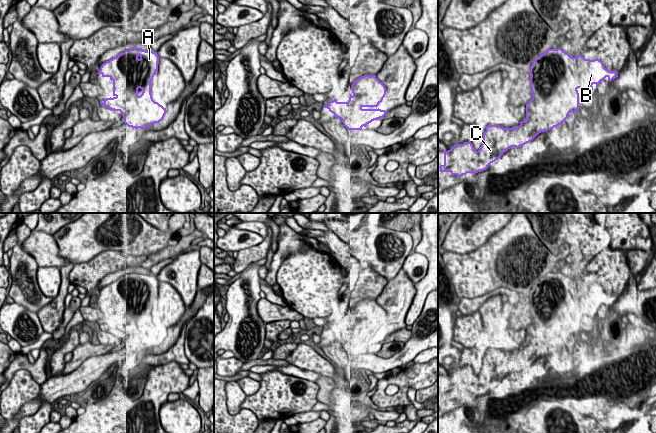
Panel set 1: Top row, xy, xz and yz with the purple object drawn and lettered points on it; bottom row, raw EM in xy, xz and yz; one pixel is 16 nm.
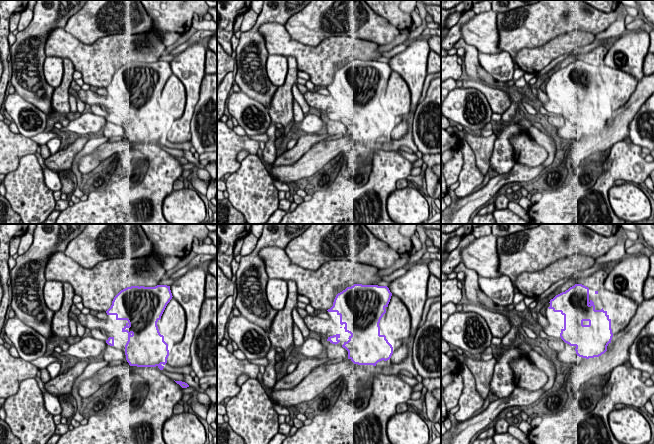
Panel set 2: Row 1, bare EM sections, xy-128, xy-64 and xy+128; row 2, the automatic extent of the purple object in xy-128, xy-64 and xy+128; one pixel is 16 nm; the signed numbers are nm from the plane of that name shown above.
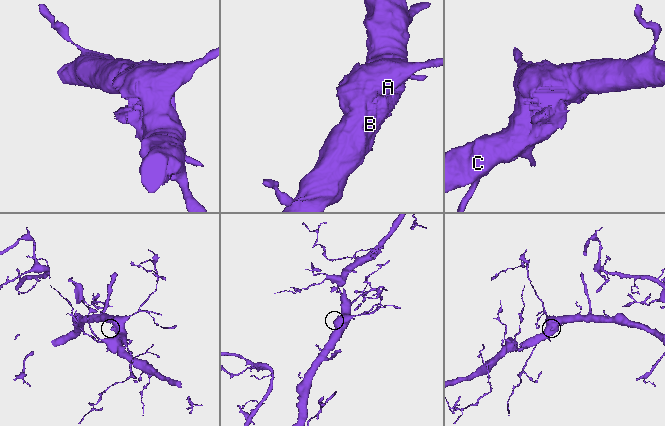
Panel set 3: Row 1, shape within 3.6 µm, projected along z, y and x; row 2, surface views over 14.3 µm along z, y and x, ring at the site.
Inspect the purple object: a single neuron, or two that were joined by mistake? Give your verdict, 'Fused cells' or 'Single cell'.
Single cell

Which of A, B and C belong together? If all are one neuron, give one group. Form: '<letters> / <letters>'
A B C

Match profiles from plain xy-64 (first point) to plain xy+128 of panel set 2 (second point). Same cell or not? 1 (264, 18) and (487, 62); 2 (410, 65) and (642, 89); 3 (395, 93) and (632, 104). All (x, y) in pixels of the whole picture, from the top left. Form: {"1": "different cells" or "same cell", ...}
{"1": "different cells", "2": "different cells", "3": "different cells"}

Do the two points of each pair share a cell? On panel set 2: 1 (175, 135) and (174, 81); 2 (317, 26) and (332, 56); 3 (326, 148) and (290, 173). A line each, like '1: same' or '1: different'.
1: different
2: different
3: same

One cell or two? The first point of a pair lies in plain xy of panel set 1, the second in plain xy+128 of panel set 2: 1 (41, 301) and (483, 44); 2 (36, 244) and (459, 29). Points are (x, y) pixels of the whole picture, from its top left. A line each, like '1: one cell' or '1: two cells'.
1: two cells
2: one cell

